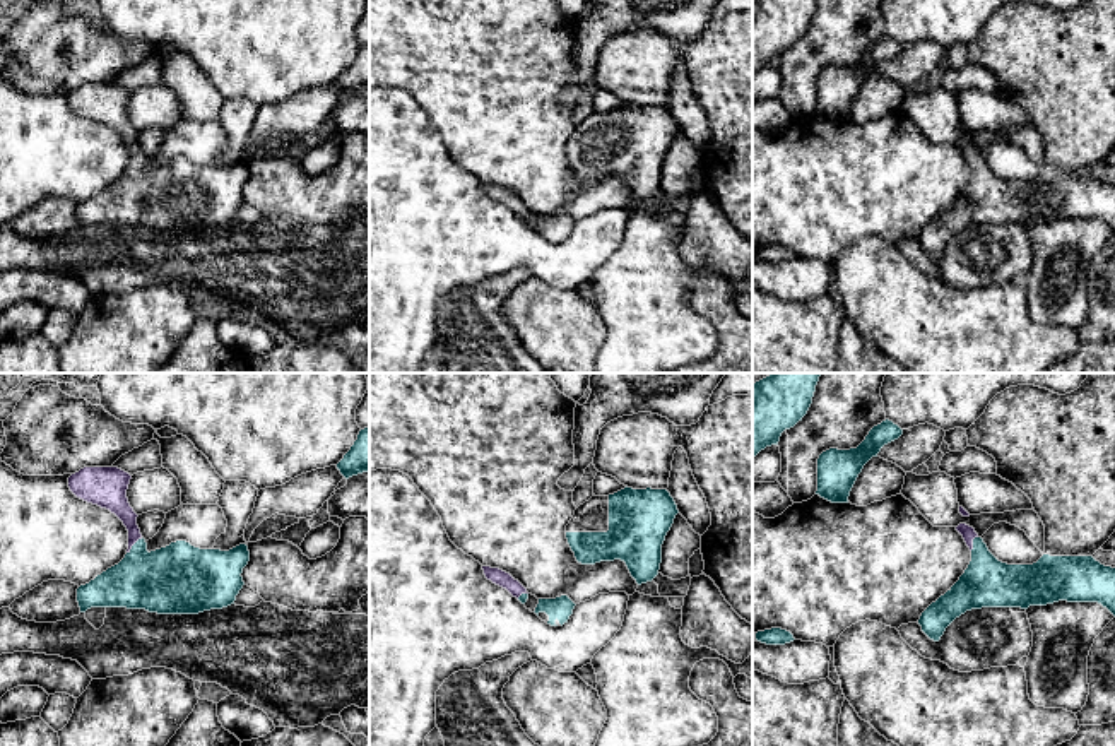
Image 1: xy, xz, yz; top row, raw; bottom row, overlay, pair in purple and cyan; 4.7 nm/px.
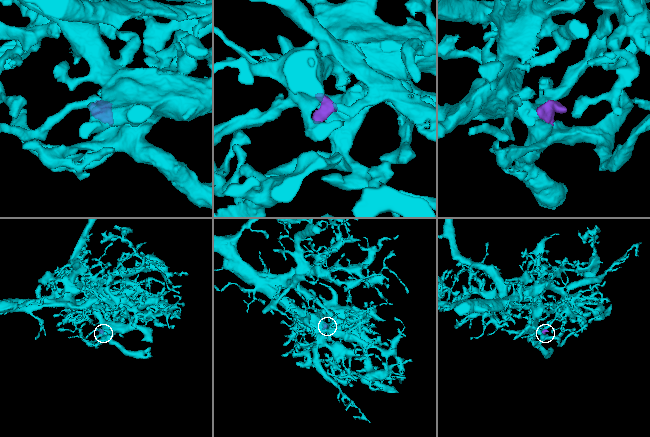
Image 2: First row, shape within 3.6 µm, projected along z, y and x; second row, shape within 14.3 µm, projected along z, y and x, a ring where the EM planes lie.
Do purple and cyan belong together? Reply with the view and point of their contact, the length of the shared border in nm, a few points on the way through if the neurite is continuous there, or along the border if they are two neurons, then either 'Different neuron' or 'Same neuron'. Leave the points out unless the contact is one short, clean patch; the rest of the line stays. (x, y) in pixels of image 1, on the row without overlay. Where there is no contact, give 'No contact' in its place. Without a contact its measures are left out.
Touches purple at xy (134, 159). Shared border 110 nm. Path across: xy (112, 112), (129, 134), (134, 159), (171, 197). Same neuron

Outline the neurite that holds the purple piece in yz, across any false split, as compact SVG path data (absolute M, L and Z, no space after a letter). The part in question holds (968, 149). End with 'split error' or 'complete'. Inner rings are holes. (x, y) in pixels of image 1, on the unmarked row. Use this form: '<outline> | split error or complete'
M973 144L956 147L971 168L959 197L920 233L922 248L939 258L961 231L982 224L1047 222L1059 217L1098 219L1115 233L1115 185L1093 173L1043 171L1033 181L999 178Z | split error

